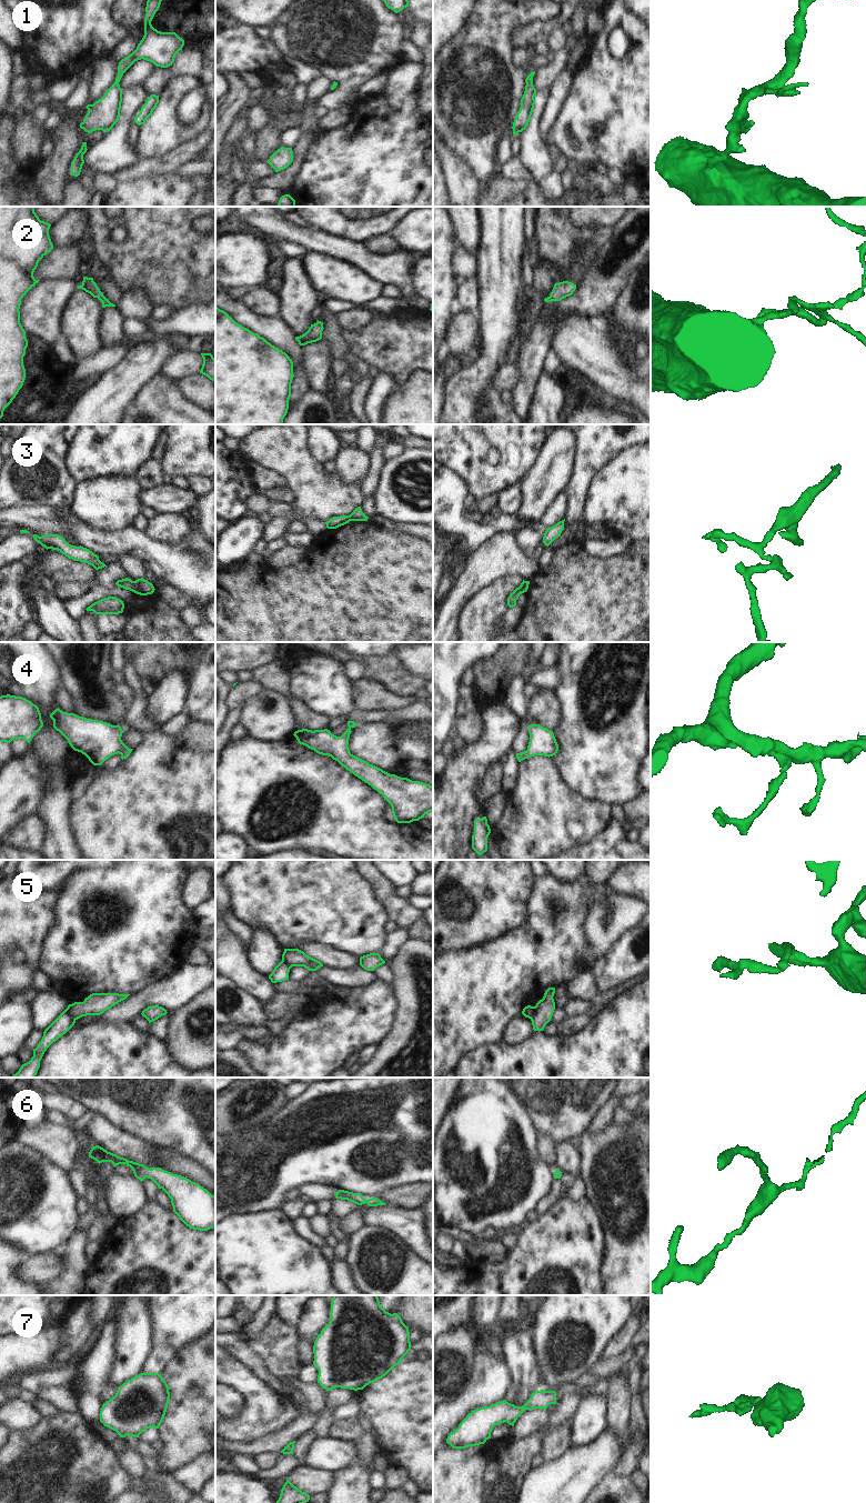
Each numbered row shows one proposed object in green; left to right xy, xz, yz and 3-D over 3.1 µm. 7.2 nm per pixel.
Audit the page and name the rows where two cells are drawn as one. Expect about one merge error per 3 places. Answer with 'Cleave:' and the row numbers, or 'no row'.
Cleave: 3, 5

